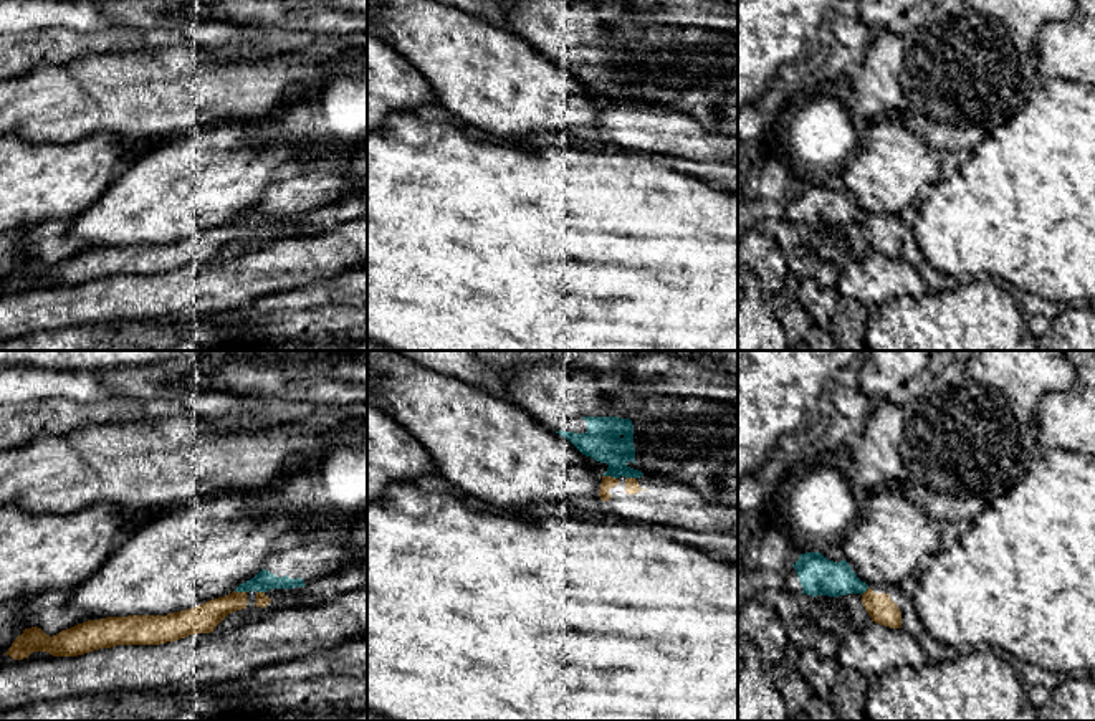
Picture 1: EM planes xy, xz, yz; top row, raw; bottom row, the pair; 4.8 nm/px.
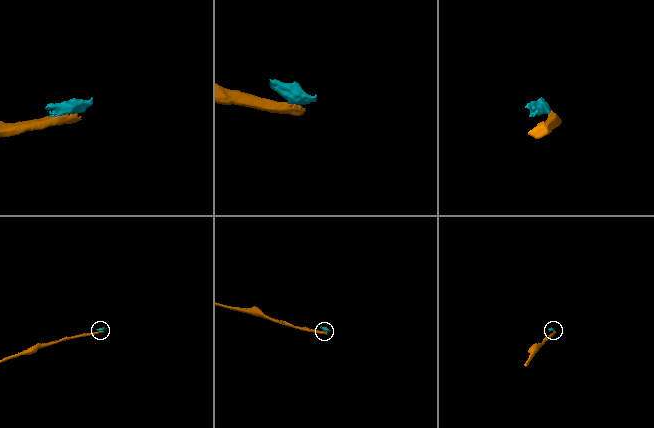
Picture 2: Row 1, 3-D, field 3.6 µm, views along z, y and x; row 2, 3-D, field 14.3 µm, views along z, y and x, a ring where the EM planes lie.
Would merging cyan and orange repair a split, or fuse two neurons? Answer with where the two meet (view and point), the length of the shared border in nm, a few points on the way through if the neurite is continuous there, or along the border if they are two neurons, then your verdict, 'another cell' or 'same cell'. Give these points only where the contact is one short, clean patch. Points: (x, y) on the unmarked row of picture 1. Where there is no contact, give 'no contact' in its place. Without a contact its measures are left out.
contact xz (611, 105); length 70 nm; border xz (604, 105), (616, 108); another cell

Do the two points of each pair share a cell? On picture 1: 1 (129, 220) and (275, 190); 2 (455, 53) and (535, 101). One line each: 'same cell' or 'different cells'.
1: different cells
2: same cell

